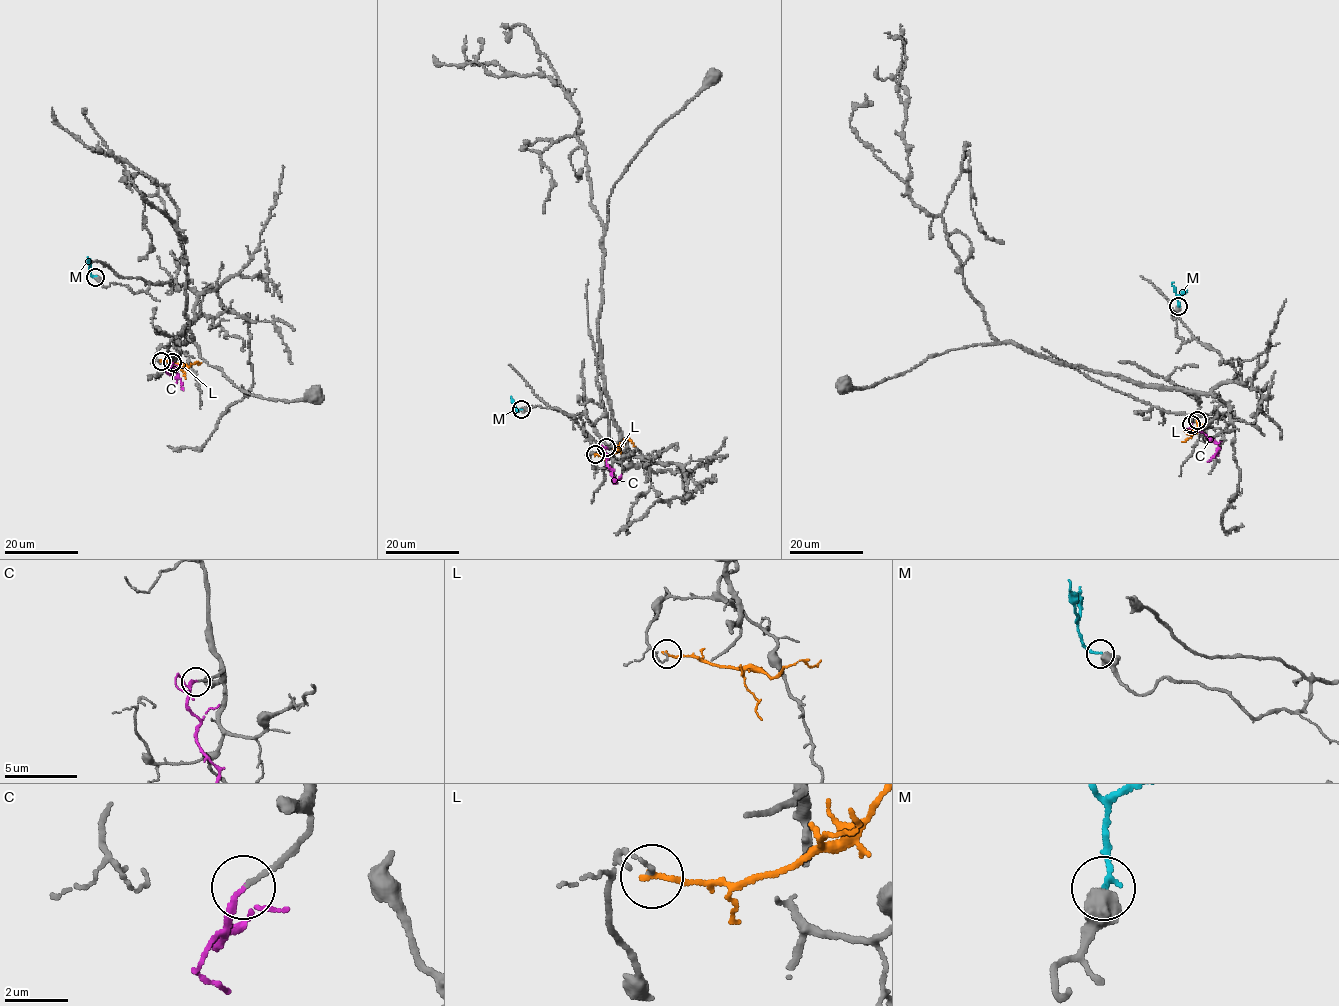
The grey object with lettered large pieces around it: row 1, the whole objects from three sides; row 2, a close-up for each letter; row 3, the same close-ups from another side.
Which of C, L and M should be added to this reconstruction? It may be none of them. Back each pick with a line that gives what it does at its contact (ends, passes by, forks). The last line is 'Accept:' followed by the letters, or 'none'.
C: it ends
Accept: C

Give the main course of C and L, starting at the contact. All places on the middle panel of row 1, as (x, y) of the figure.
C: (606, 448), (604, 453), (614, 479), (619, 479), (621, 474)
L: (596, 454), (616, 451), (625, 439), (634, 445)

